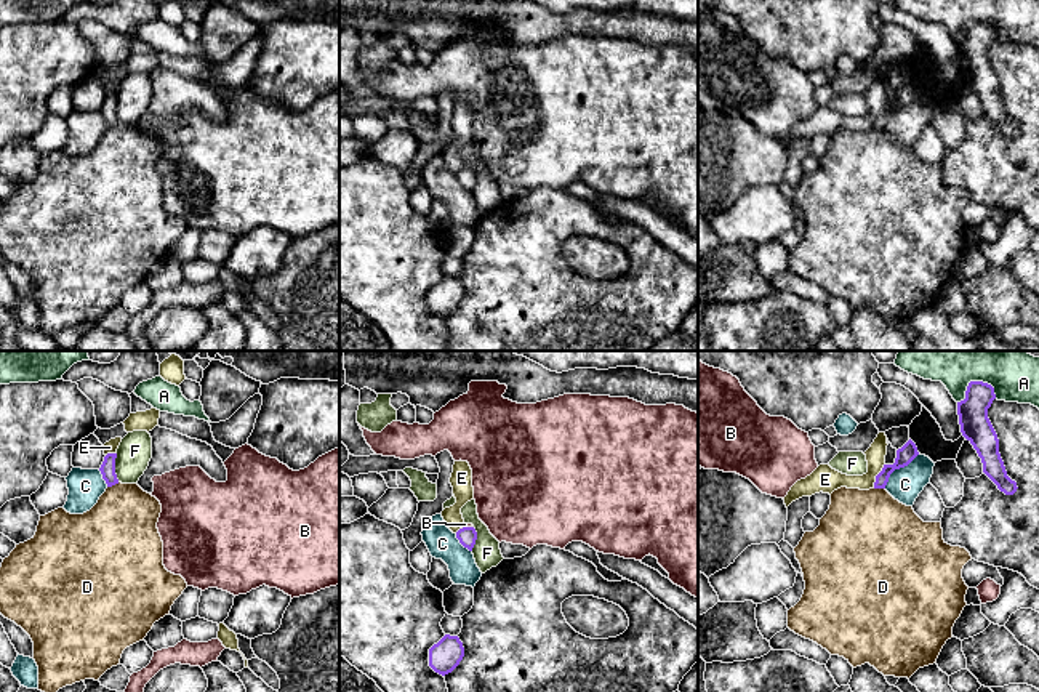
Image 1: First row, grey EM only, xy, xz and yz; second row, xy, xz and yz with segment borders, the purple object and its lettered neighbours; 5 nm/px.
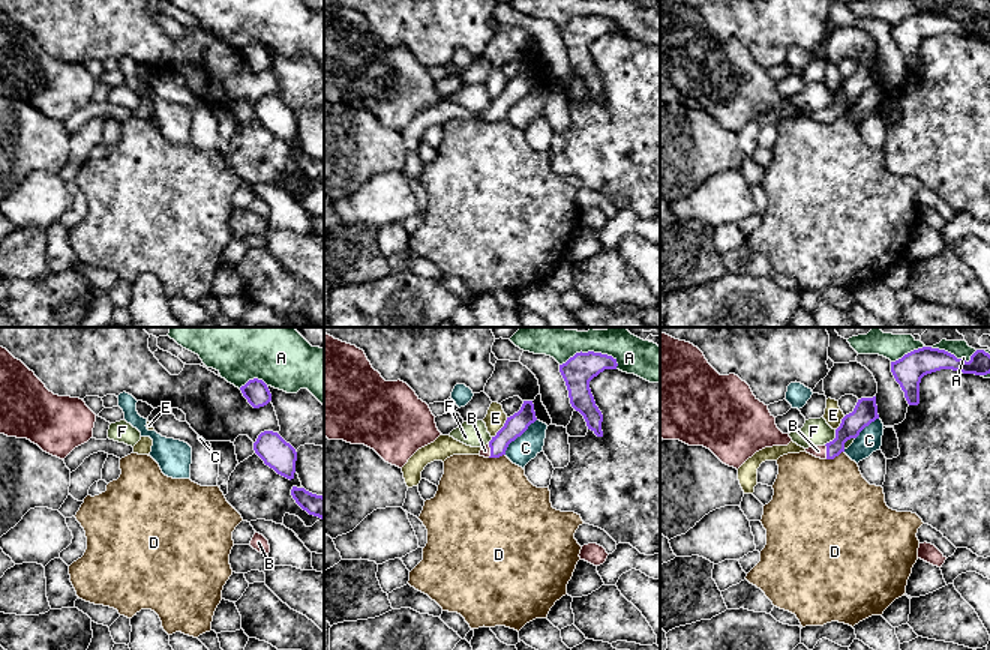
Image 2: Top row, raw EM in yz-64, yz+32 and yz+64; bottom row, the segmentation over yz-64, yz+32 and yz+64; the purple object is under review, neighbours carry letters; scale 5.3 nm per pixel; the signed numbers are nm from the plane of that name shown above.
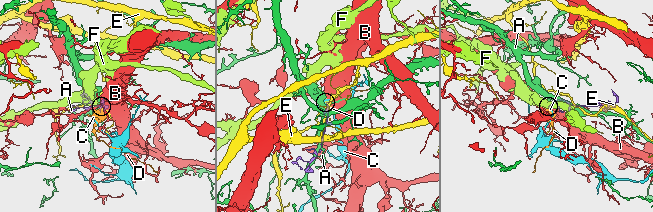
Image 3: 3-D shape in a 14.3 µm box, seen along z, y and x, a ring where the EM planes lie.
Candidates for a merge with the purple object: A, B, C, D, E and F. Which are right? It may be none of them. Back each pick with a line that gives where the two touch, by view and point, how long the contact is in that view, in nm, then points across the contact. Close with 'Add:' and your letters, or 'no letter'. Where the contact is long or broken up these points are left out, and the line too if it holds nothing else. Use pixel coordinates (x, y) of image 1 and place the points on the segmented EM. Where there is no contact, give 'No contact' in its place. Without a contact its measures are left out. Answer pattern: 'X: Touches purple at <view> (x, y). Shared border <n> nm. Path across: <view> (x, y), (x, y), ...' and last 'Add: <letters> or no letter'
B: Touches purple at xz (469, 527). Shared border 50 nm. Path across: xz (466, 535), (469, 527), (465, 524)
Add: B

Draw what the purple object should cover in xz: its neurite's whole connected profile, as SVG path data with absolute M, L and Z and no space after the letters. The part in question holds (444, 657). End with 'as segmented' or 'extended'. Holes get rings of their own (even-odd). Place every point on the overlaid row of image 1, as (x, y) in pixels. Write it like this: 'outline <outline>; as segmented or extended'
outline M445 634L429 649L429 666L445 676L451 673L464 657L464 647L458 636Z; as segmented

